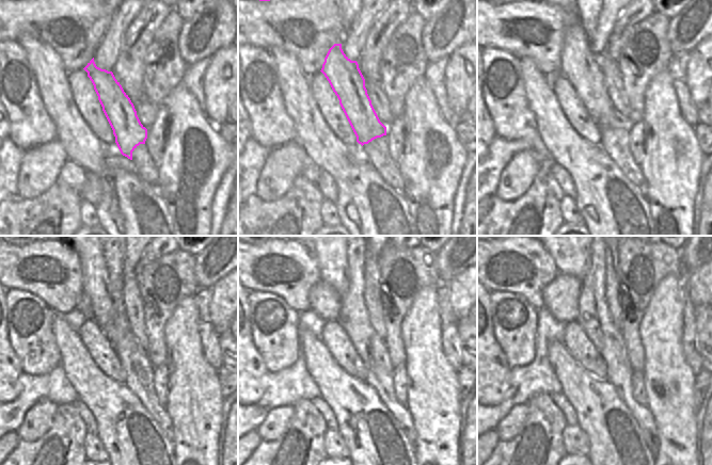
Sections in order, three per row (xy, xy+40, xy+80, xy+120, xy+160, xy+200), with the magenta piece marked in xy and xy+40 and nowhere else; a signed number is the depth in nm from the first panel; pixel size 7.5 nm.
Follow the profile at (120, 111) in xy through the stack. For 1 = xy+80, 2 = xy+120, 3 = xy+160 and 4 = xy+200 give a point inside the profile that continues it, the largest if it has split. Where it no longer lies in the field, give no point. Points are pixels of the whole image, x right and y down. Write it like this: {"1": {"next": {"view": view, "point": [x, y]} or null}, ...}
{"1": {"next": {"view": "xy+80", "point": [580, 65]}}, "2": {"next": {"view": "xy+120", "point": [98, 291]}}, "3": {"next": {"view": "xy+160", "point": [332, 257]}}, "4": {"next": {"view": "xy+200", "point": [573, 257]}}}

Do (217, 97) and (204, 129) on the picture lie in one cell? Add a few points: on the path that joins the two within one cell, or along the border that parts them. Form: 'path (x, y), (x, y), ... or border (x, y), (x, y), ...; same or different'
border (203, 111), (215, 125); different

